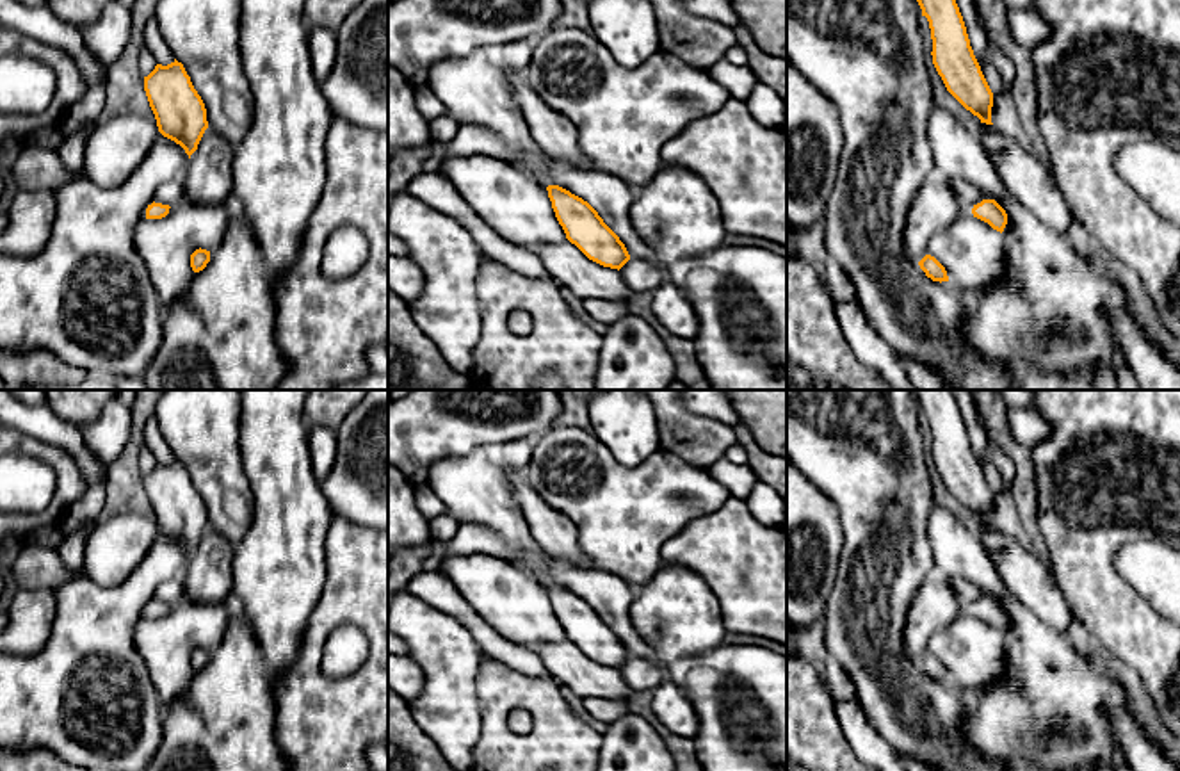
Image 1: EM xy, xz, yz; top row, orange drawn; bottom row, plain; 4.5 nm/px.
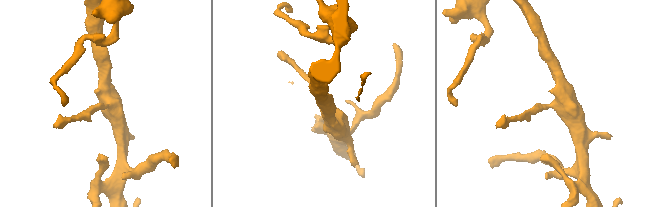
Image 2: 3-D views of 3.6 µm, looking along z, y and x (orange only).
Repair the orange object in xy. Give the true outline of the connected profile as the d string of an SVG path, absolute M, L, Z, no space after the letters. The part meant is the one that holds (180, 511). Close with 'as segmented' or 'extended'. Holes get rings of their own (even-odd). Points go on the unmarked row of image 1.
M176 458L167 465L157 463L144 475L144 490L158 531L180 543L190 557L208 527L208 520L205 502L183 463Z | as segmented

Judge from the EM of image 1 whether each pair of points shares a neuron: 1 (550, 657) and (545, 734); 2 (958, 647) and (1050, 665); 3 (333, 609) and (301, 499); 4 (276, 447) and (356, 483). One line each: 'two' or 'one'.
1: two
2: two
3: two
4: two

